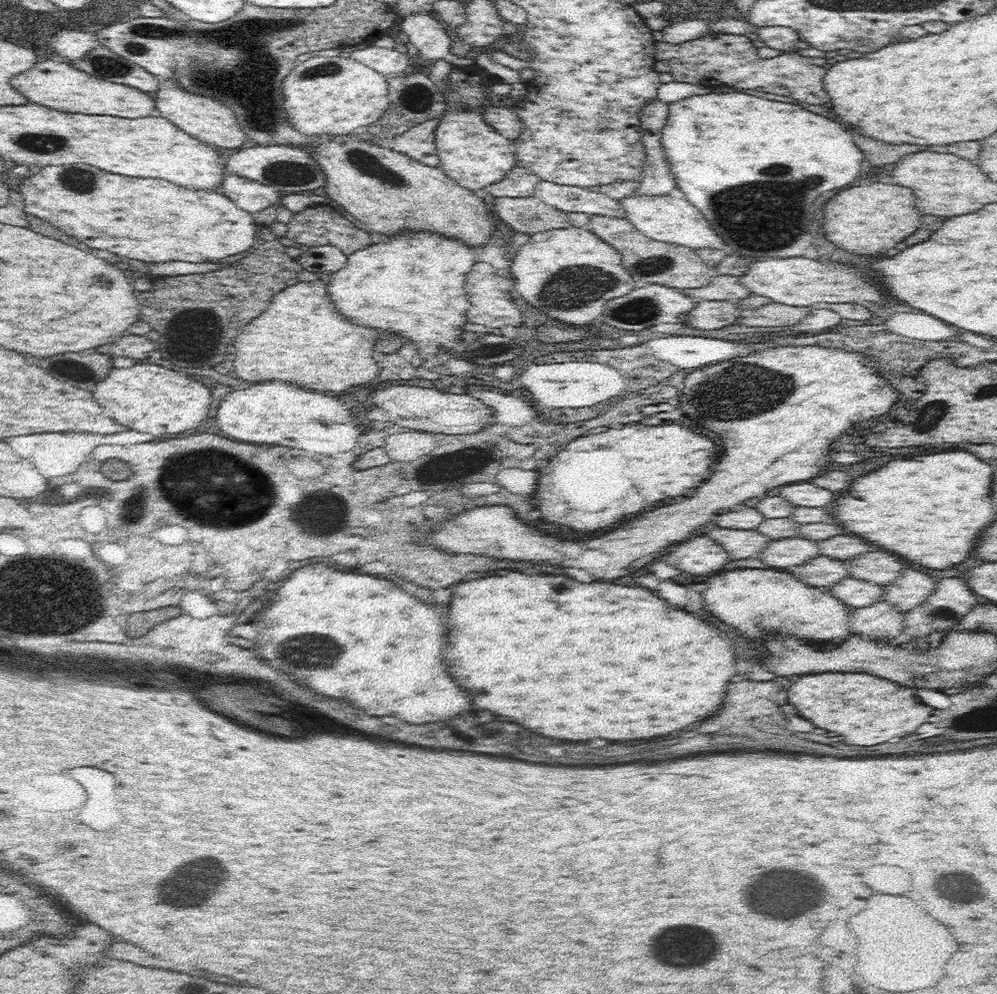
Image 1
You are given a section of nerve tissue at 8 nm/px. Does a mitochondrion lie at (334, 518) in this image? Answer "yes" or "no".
yes

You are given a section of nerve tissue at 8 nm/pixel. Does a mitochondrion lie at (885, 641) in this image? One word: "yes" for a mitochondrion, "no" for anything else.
no

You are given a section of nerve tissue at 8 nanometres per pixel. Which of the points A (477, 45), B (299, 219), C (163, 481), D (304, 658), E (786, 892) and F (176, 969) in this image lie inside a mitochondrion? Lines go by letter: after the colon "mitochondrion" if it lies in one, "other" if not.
A: other
B: other
C: mitochondrion
D: mitochondrion
E: mitochondrion
F: other

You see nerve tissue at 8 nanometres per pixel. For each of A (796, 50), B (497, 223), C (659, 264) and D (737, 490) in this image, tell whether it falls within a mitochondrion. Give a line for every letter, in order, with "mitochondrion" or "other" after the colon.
A: other
B: other
C: mitochondrion
D: other

